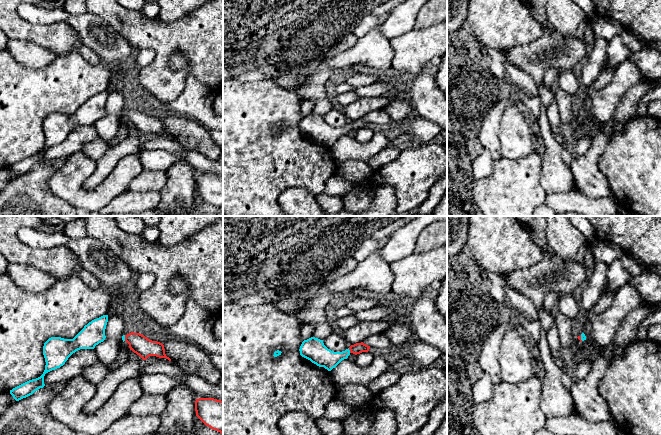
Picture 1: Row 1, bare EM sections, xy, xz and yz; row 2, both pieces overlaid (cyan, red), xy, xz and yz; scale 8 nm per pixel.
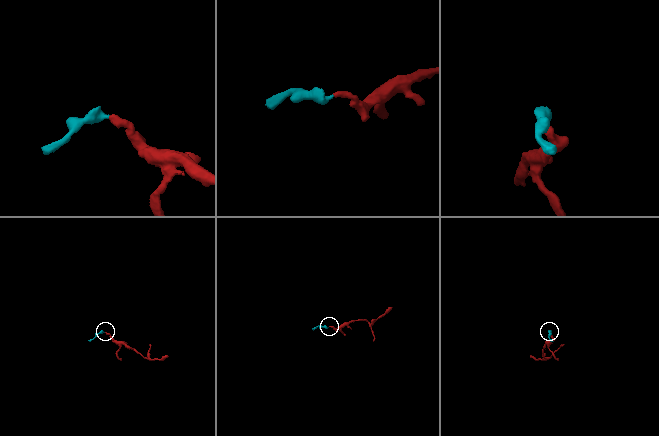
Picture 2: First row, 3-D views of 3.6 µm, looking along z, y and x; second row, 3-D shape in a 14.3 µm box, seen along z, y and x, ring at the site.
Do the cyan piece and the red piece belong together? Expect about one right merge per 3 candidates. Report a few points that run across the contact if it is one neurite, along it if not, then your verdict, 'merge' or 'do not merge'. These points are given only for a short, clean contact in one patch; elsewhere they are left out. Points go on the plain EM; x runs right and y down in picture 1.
xz (318, 129), (341, 132), (349, 126), (357, 124) | merge

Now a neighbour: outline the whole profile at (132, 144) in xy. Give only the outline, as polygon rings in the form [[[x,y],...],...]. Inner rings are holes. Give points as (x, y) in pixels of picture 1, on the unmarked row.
[[[131,126],[129,135],[118,145],[110,146],[105,155],[96,161],[95,171],[83,183],[82,188],[86,191],[95,189],[102,184],[122,157],[128,154],[138,154],[142,148],[143,137],[139,131]]]

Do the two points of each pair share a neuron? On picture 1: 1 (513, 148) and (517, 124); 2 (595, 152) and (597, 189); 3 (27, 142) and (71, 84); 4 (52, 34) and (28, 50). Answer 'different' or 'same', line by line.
1: same
2: same
3: same
4: different

